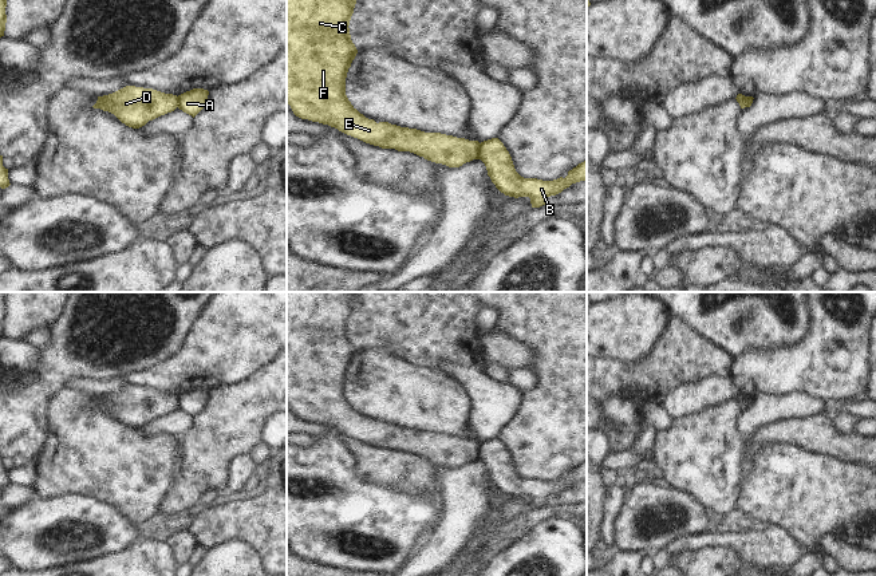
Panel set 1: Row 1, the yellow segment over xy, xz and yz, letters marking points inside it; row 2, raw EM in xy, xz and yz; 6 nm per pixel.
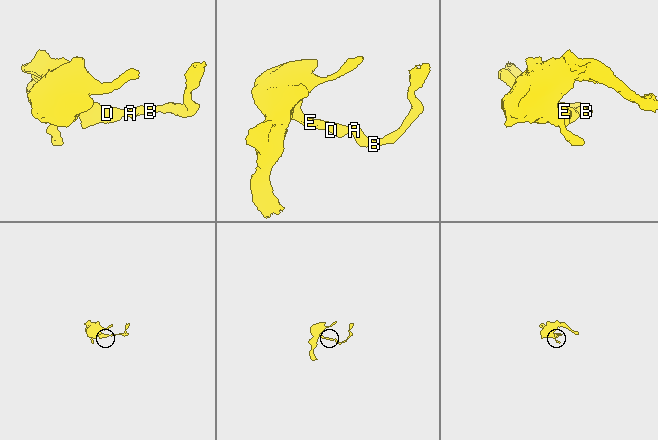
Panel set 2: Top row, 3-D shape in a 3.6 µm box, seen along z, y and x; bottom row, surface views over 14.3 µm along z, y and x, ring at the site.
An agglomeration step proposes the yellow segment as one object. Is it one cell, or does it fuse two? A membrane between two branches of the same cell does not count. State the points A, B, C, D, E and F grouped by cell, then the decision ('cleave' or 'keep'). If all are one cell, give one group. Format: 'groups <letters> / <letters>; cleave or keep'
groups A B / C D E F; cleave

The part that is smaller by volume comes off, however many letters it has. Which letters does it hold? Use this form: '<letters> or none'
A, B

